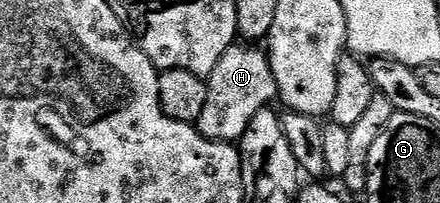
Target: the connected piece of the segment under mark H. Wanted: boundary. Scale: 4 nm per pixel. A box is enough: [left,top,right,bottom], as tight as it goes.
[195,43,277,142]

